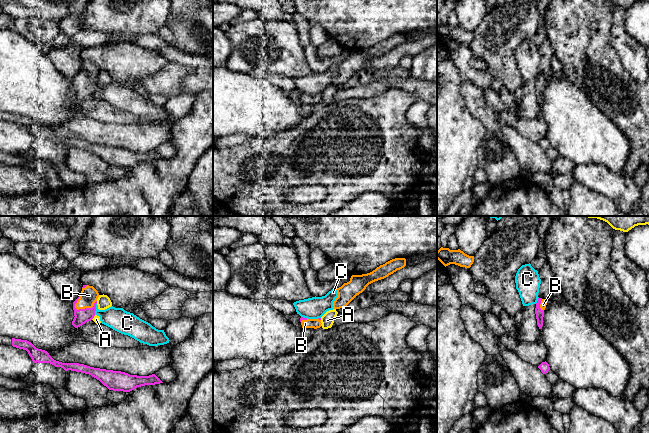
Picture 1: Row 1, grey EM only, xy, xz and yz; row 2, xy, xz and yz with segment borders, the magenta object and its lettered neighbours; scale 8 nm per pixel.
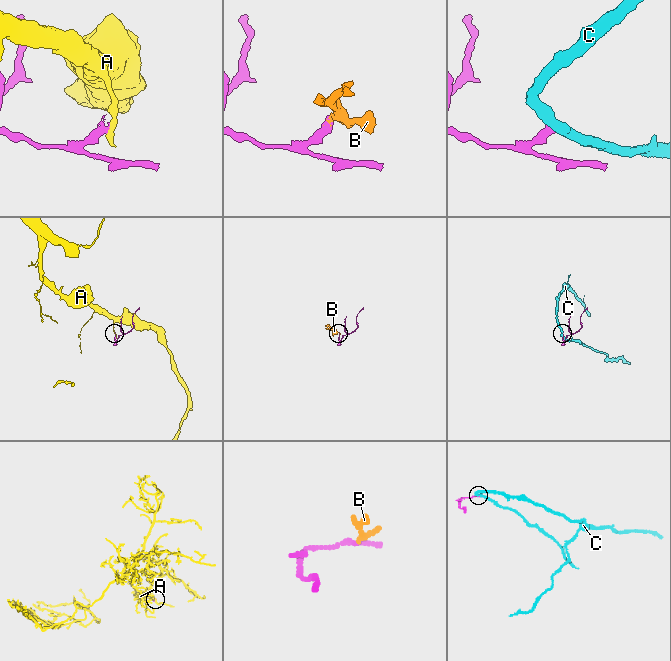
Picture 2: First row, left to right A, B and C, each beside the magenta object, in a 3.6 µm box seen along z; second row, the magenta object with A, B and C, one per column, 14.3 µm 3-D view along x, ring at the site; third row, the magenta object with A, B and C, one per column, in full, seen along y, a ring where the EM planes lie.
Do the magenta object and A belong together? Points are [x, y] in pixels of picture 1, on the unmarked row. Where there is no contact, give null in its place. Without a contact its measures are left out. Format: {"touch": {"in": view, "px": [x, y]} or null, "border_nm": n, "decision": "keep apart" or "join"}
{"touch": {"in": "xy", "px": [96, 78]}, "border_nm": 30, "decision": "keep apart"}

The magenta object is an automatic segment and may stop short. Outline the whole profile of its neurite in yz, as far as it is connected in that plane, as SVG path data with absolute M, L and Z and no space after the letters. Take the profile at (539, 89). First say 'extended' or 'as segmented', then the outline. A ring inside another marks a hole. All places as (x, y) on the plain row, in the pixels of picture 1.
extended; M538 74L538 77L536 79L535 90L539 105L541 105L543 102L544 86L546 84L547 78L548 76L546 75Z

